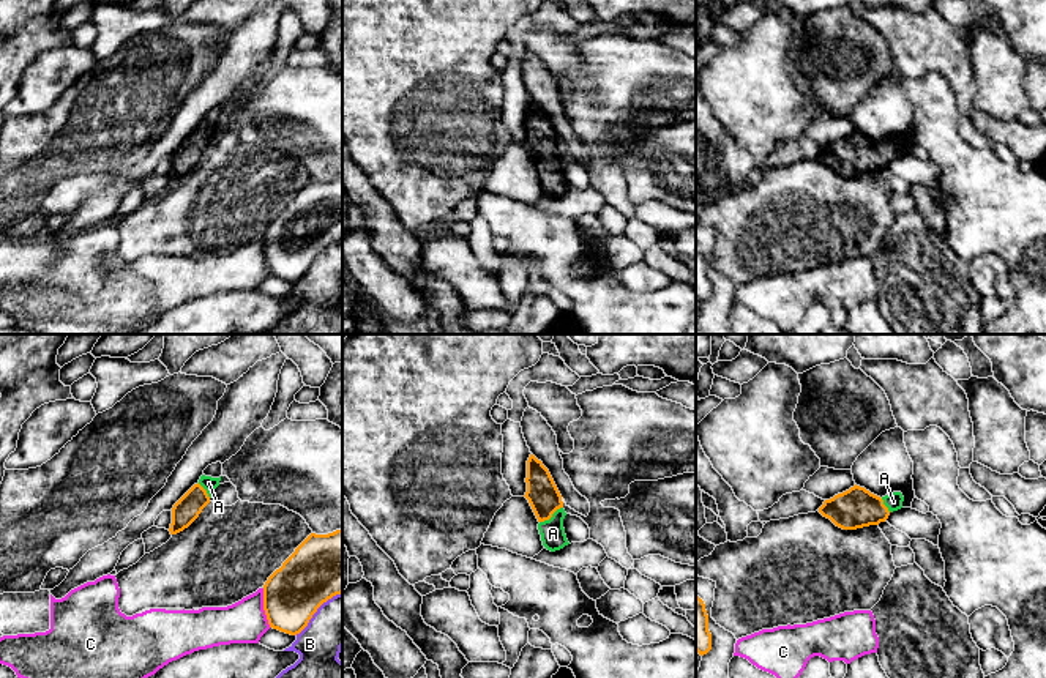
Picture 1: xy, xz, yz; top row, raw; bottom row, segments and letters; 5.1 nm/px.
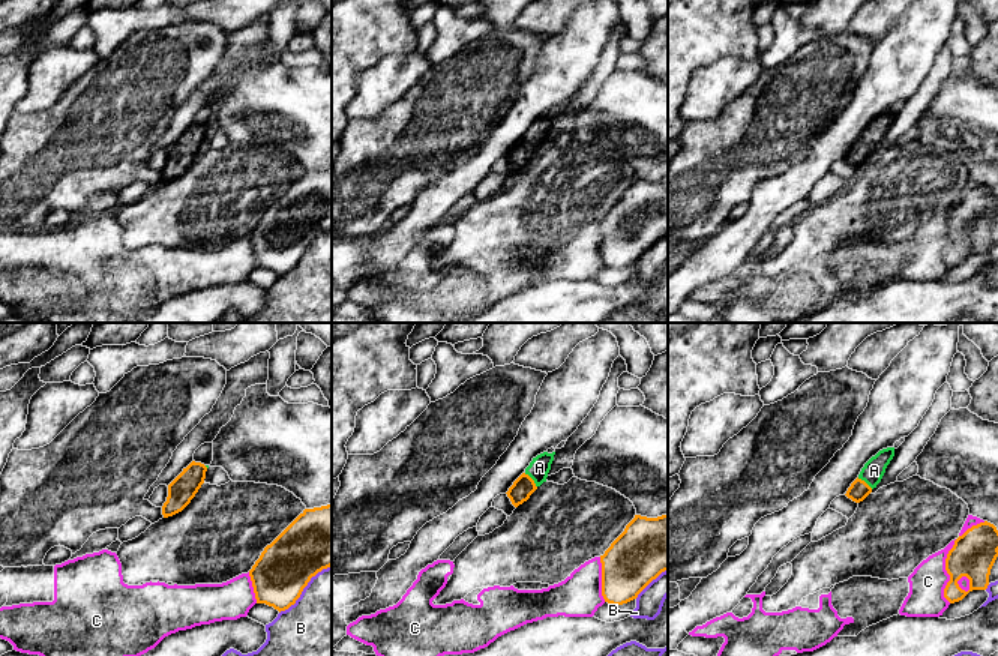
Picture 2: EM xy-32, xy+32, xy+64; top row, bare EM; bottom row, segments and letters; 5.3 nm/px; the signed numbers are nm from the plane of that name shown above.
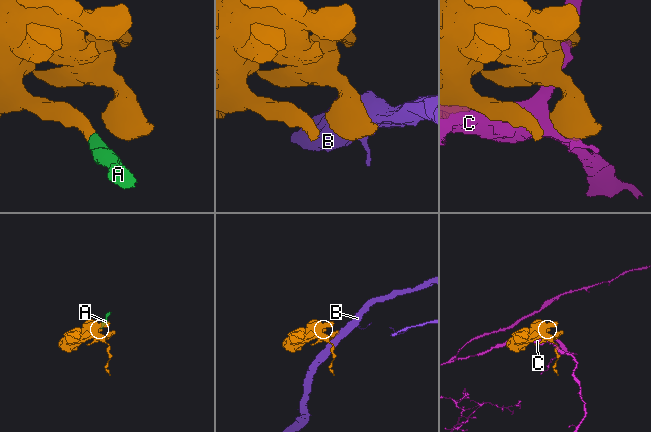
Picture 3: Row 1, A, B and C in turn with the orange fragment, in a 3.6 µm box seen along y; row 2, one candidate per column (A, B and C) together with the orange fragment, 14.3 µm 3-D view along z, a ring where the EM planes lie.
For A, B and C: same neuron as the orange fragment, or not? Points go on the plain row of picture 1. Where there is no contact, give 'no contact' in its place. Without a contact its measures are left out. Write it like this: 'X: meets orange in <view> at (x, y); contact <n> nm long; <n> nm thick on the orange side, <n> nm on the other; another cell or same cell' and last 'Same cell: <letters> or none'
A: meets orange in xz at (551, 163); contact 150 nm long; 160 nm thick on the orange side, 130 nm on the other; same cell
B: meets orange in xy at (316, 257); contact 320 nm long; 320 nm thick on the orange side, 260 nm on the other; another cell
C: meets orange in xy at (264, 254); contact 200 nm long; 300 nm thick on the orange side, 220 nm on the other; another cell
Same cell: A

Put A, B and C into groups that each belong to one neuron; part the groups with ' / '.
A / B / C

